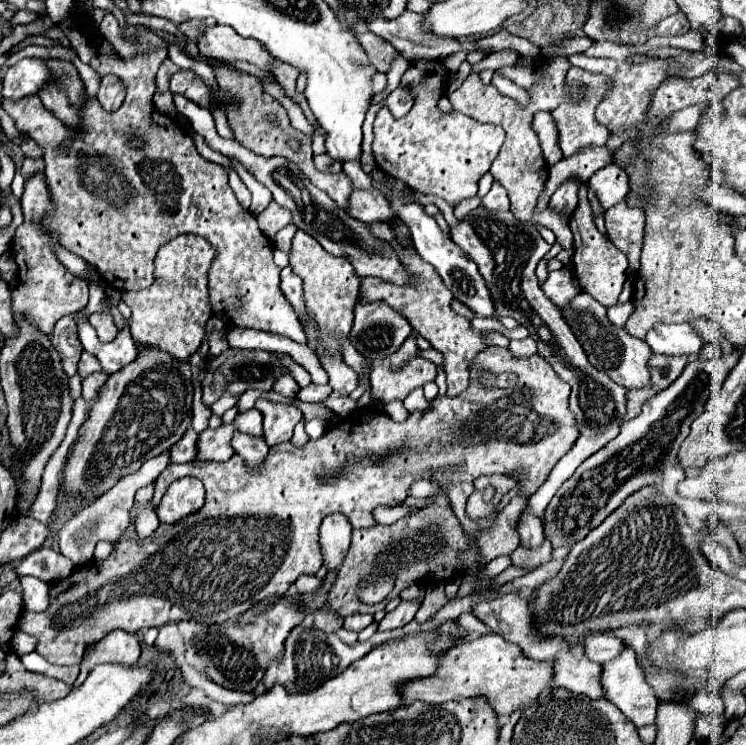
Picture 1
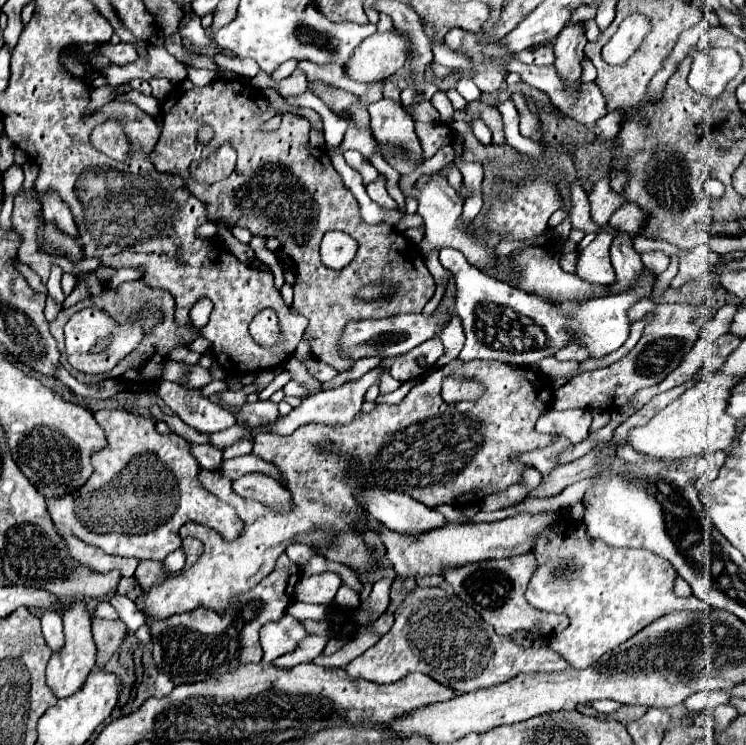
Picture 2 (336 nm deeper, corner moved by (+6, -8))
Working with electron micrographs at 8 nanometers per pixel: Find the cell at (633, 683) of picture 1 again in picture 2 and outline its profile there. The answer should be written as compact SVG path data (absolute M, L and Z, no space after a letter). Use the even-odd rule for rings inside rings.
M564 518L554 524L554 528L534 540L534 556L538 560L538 568L528 584L526 600L546 612L566 614L570 618L570 626L550 638L550 648L562 654L572 668L586 668L590 662L598 660L602 654L614 650L650 622L670 614L684 610L684 598L678 598L672 590L676 572L672 564L648 550L632 550L632 548L612 548L600 540L590 540L586 534L584 522L574 522Z

